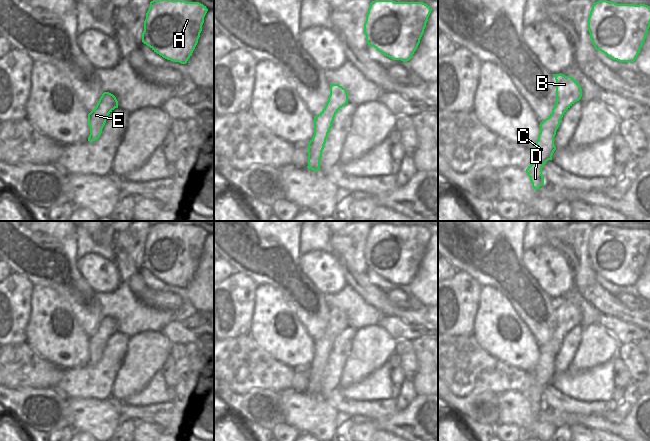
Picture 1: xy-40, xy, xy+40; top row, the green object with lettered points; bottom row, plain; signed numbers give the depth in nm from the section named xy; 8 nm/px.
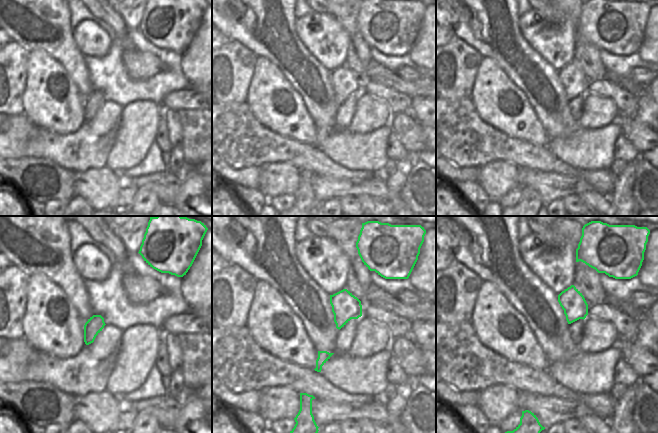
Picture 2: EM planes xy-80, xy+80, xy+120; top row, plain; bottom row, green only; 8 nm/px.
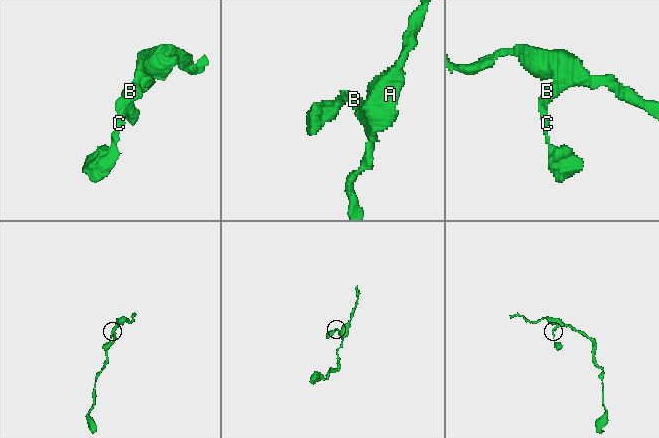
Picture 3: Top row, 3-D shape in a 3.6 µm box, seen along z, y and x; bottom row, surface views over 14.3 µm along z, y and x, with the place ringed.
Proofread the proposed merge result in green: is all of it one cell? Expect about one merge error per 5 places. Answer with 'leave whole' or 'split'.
leave whole

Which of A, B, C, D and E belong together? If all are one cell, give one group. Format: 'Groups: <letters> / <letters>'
Groups: A B C D E.

